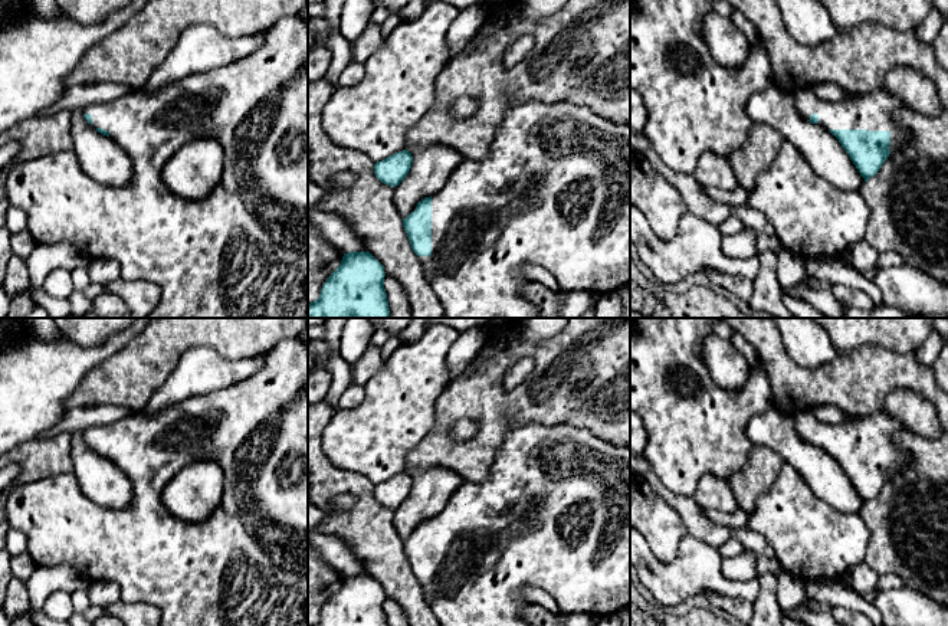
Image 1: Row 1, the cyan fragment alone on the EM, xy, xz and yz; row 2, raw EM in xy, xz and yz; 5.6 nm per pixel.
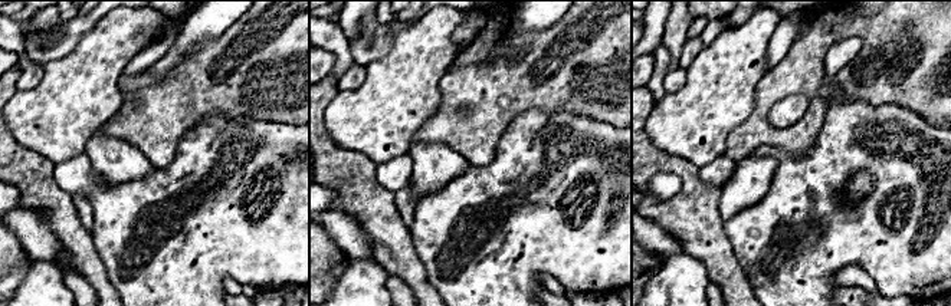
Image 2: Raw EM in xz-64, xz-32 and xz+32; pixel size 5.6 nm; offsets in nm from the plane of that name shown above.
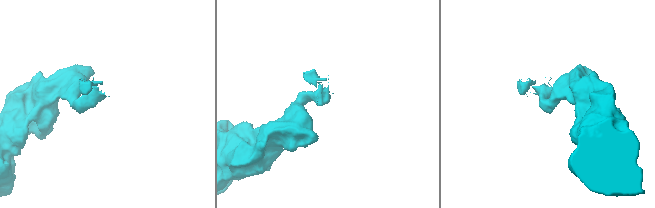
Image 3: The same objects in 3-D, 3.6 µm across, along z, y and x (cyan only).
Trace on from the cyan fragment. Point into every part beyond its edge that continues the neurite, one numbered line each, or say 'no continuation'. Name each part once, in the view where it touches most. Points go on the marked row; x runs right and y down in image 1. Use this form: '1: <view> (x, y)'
1: yz (873, 111)

